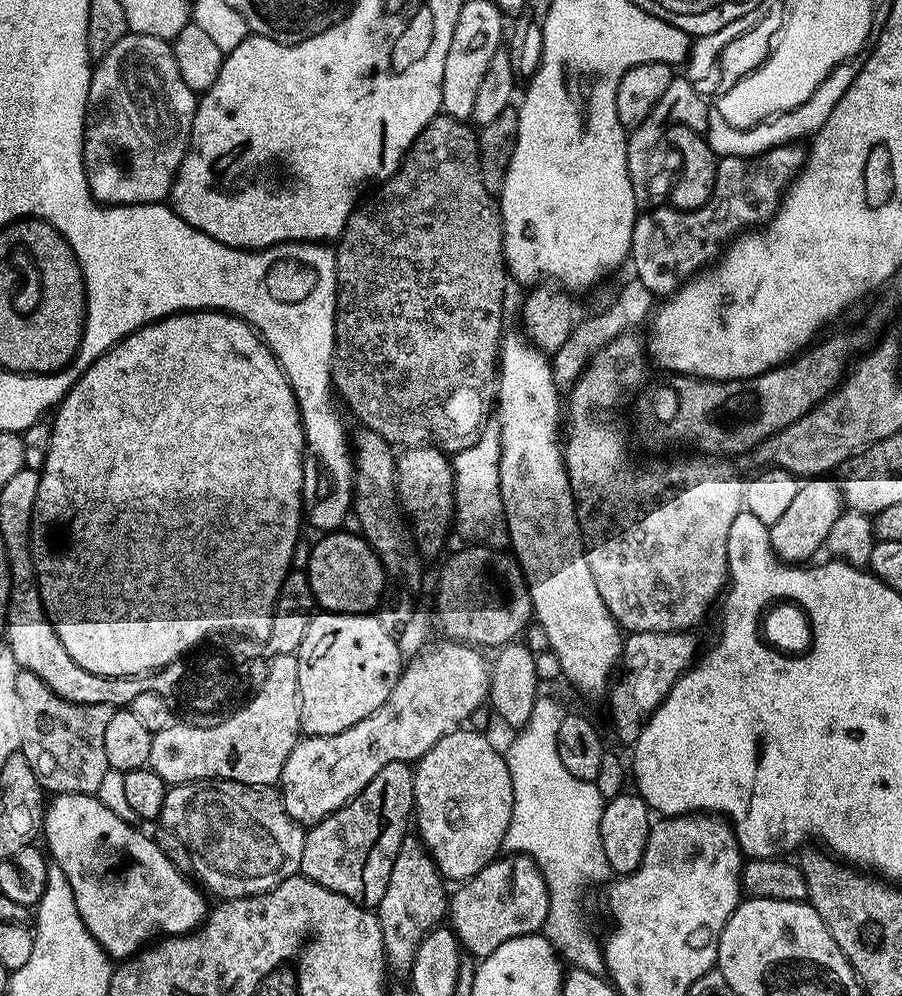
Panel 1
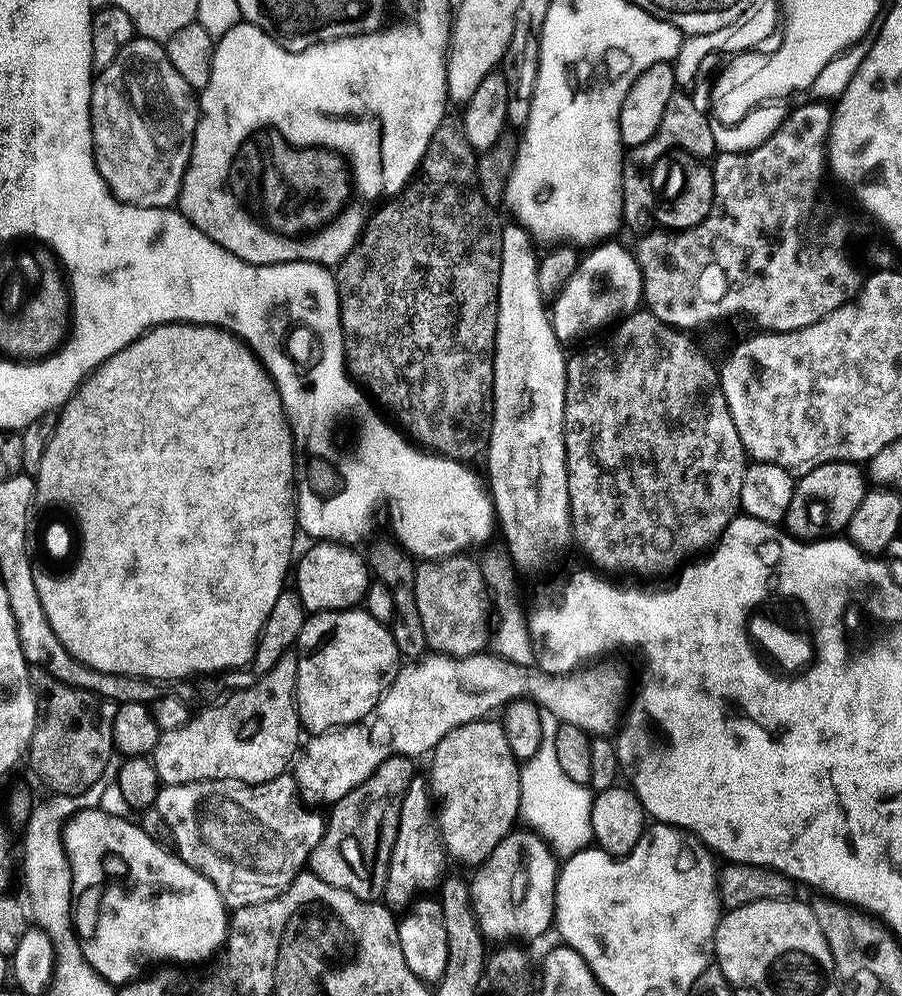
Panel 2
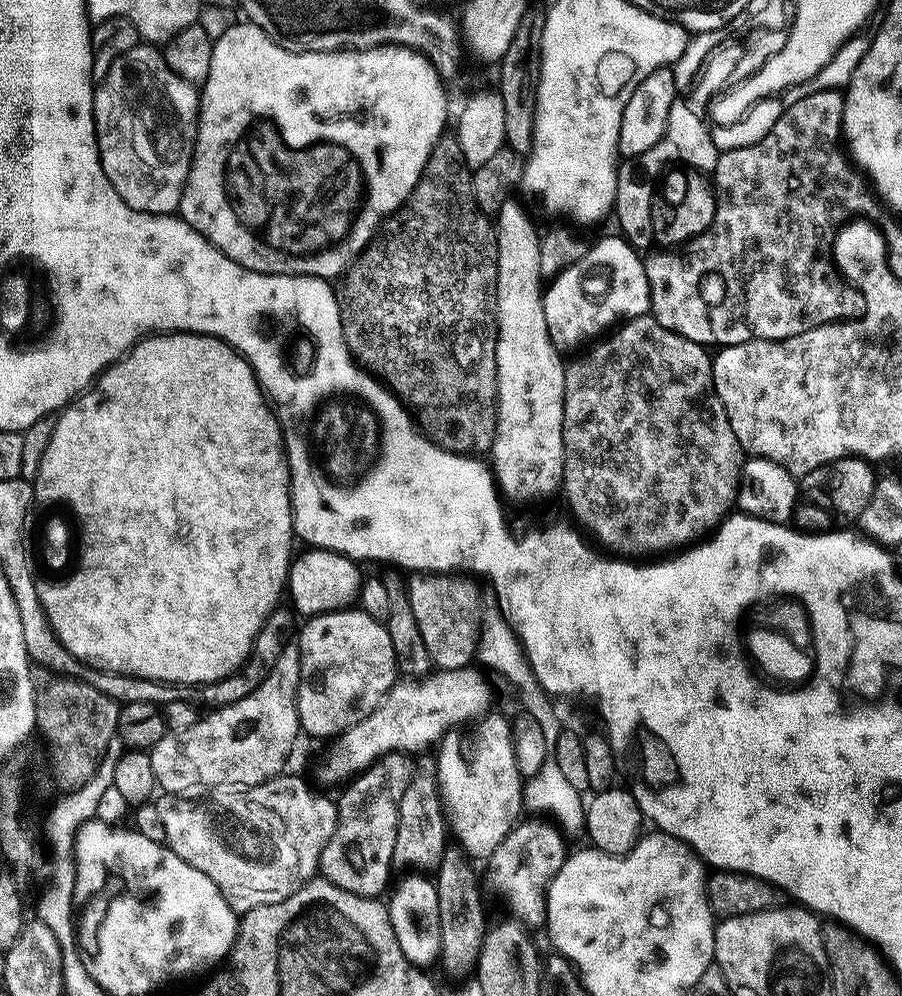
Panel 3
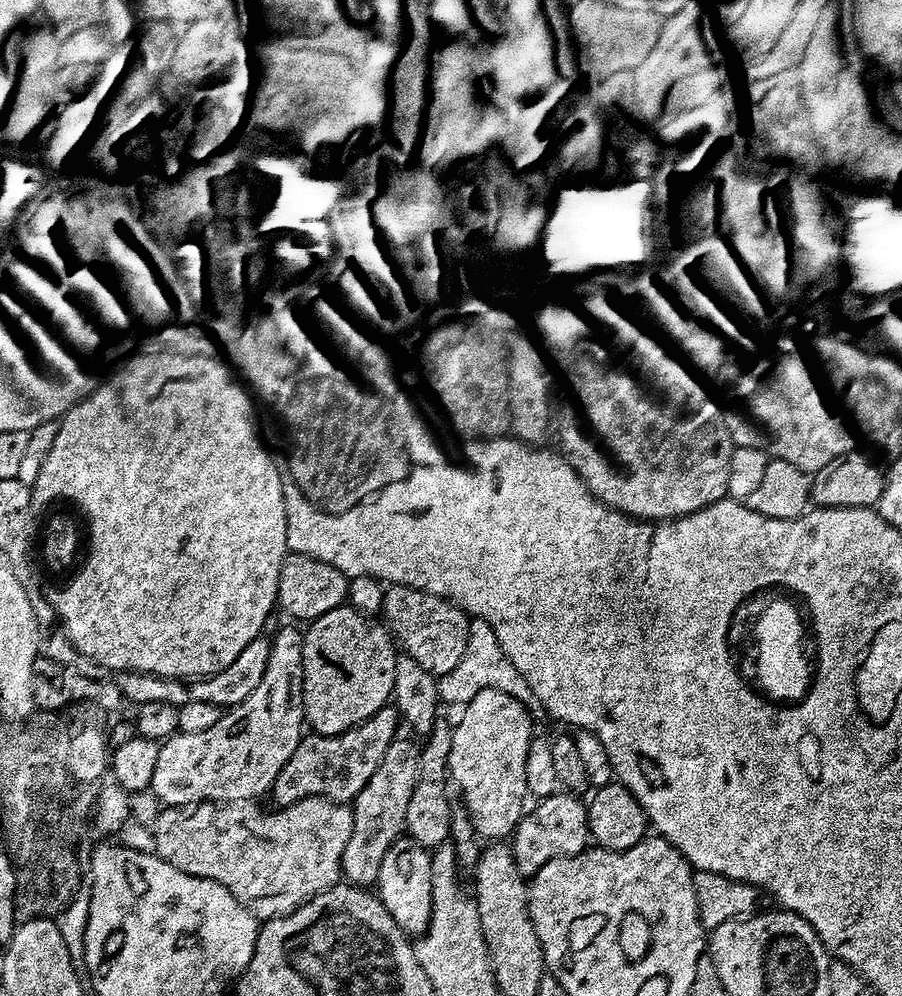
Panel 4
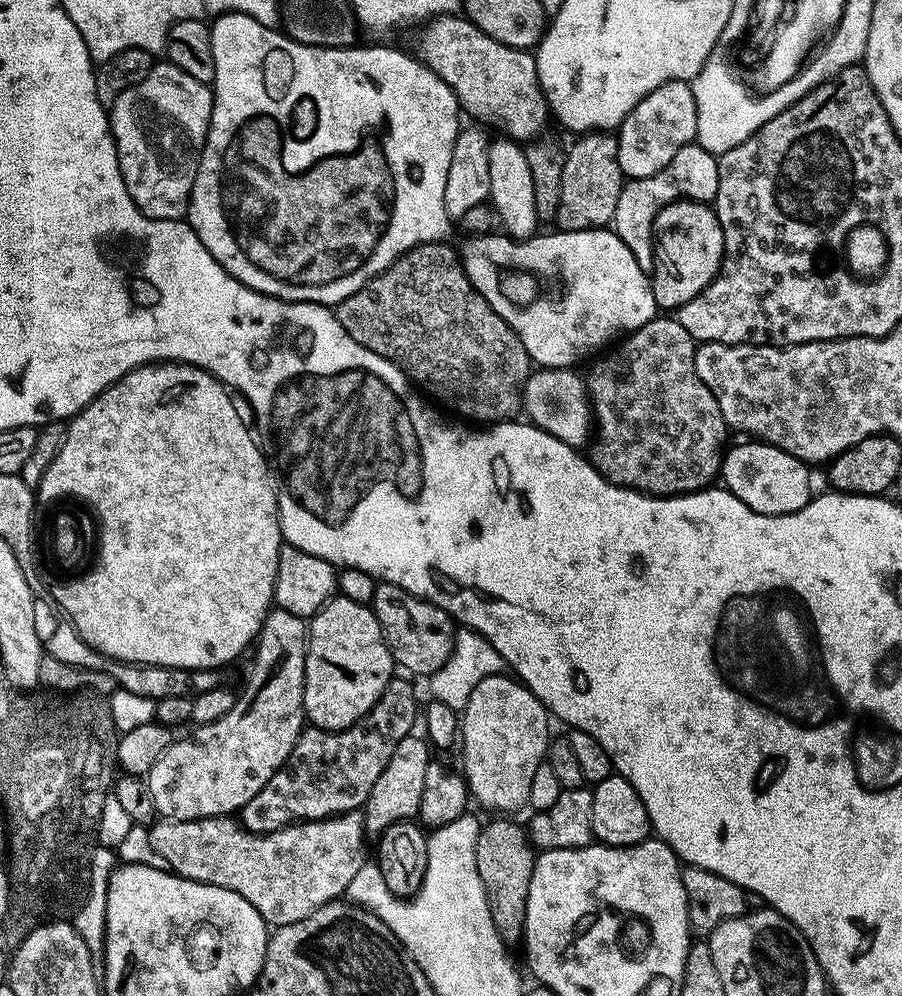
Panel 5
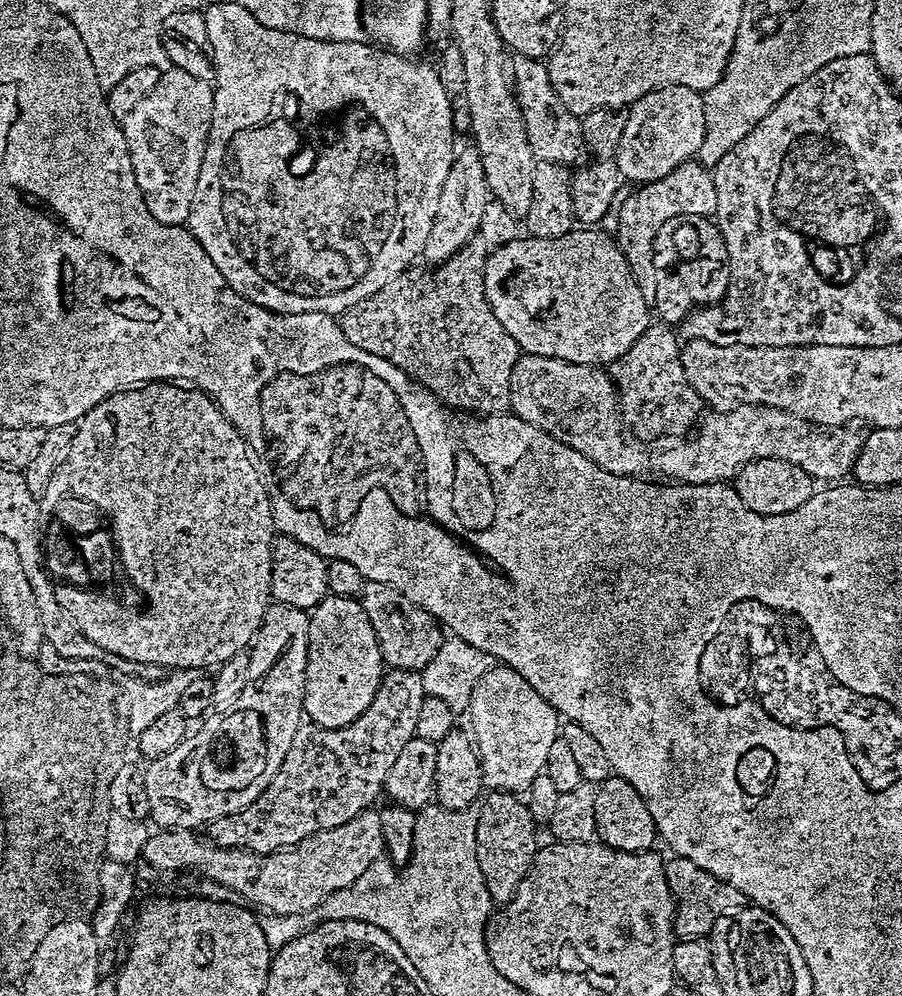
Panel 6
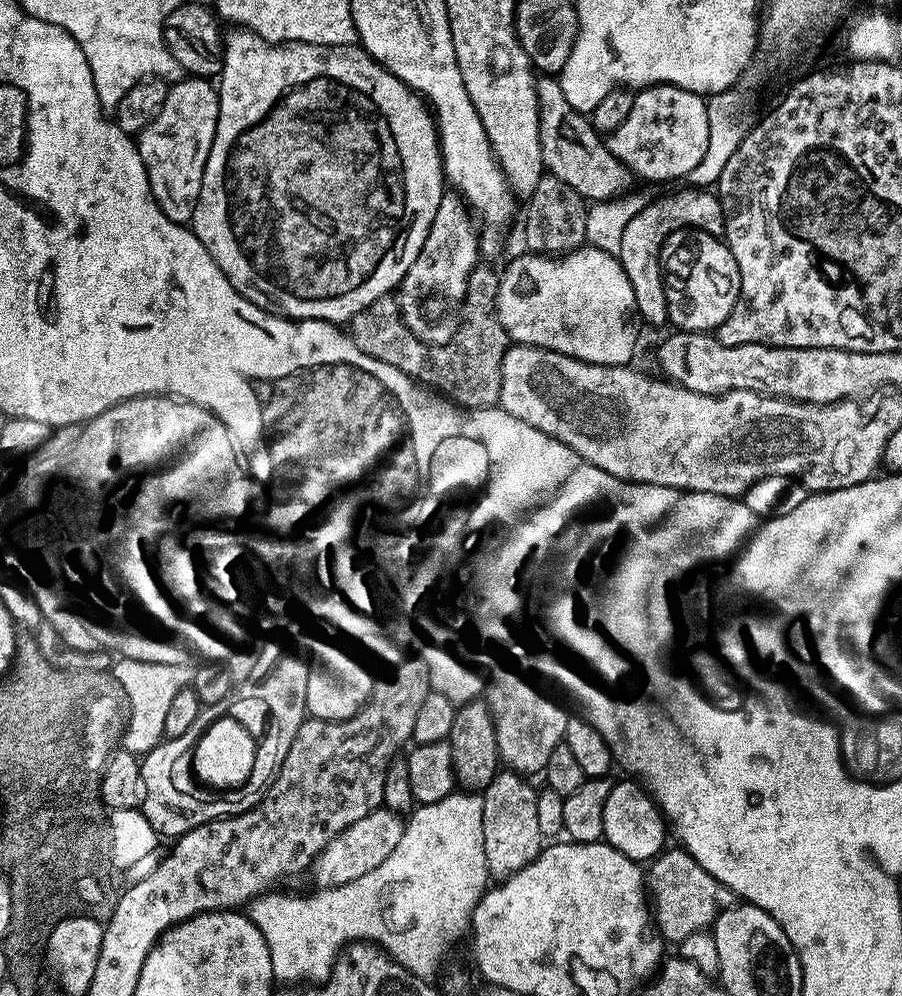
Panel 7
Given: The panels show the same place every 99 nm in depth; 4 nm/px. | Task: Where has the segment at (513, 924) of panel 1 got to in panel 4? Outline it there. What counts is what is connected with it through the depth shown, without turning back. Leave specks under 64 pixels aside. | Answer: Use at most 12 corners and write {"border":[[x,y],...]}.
{"border":[[557,790],[510,837],[526,878],[590,844],[579,795]]}

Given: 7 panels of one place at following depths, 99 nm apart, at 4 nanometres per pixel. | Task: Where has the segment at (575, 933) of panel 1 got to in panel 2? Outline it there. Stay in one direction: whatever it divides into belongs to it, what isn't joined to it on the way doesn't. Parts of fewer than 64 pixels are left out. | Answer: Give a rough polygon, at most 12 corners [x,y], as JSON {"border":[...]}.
{"border":[[552,720],[520,769],[520,814],[557,857],[593,843],[592,798],[566,778]]}

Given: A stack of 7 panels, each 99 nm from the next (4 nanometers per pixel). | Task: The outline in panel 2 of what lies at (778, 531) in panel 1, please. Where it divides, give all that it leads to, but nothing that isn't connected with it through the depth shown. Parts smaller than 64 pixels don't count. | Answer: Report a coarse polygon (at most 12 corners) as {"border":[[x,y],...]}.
{"border":[[839,460],[795,481],[782,521],[811,542],[843,533],[866,491]]}

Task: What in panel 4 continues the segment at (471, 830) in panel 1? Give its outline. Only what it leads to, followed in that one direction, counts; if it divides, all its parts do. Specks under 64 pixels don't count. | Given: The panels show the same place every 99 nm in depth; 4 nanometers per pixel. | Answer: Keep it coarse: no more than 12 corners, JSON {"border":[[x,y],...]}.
{"border":[[474,694],[452,730],[448,775],[477,837],[526,811],[530,708]]}

